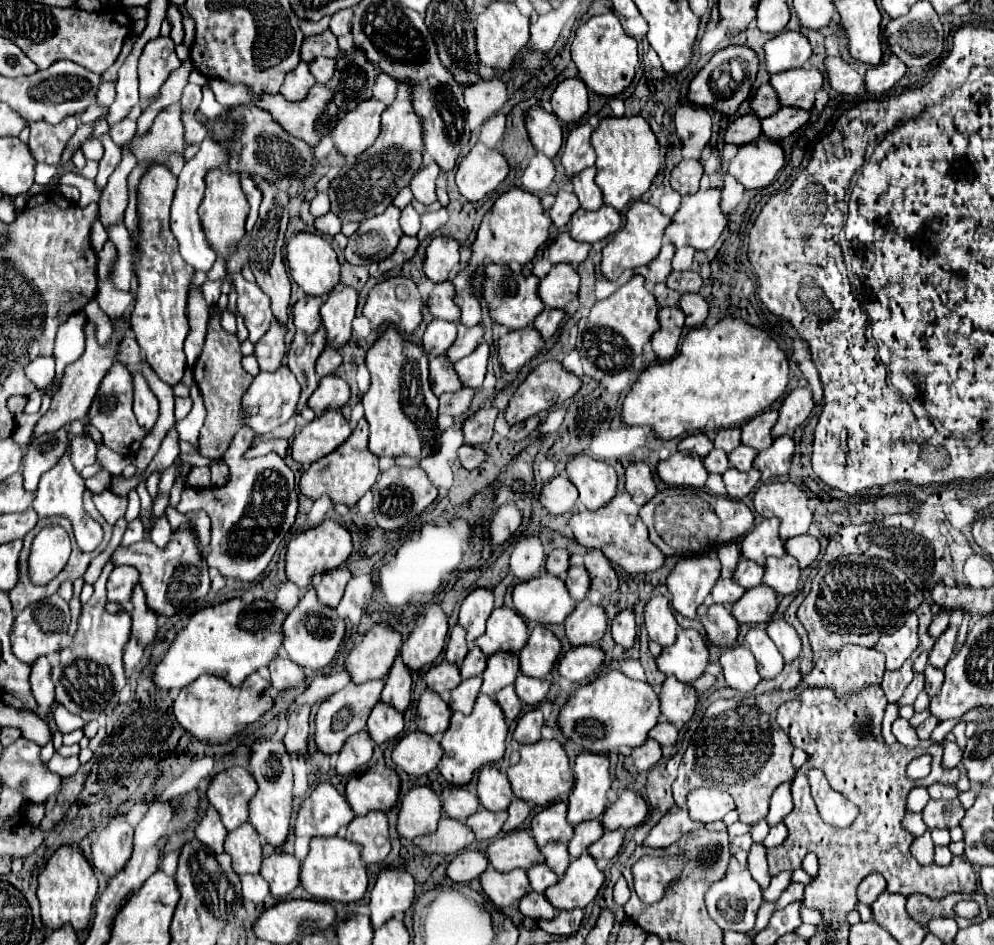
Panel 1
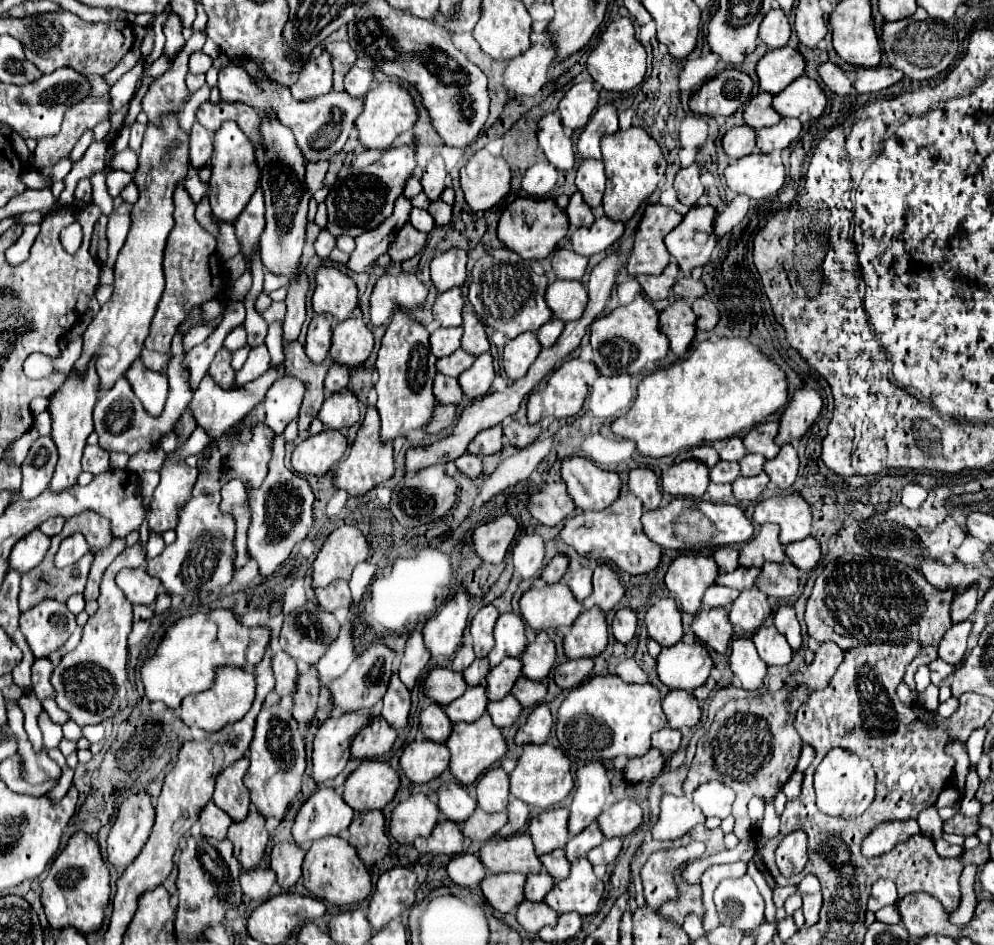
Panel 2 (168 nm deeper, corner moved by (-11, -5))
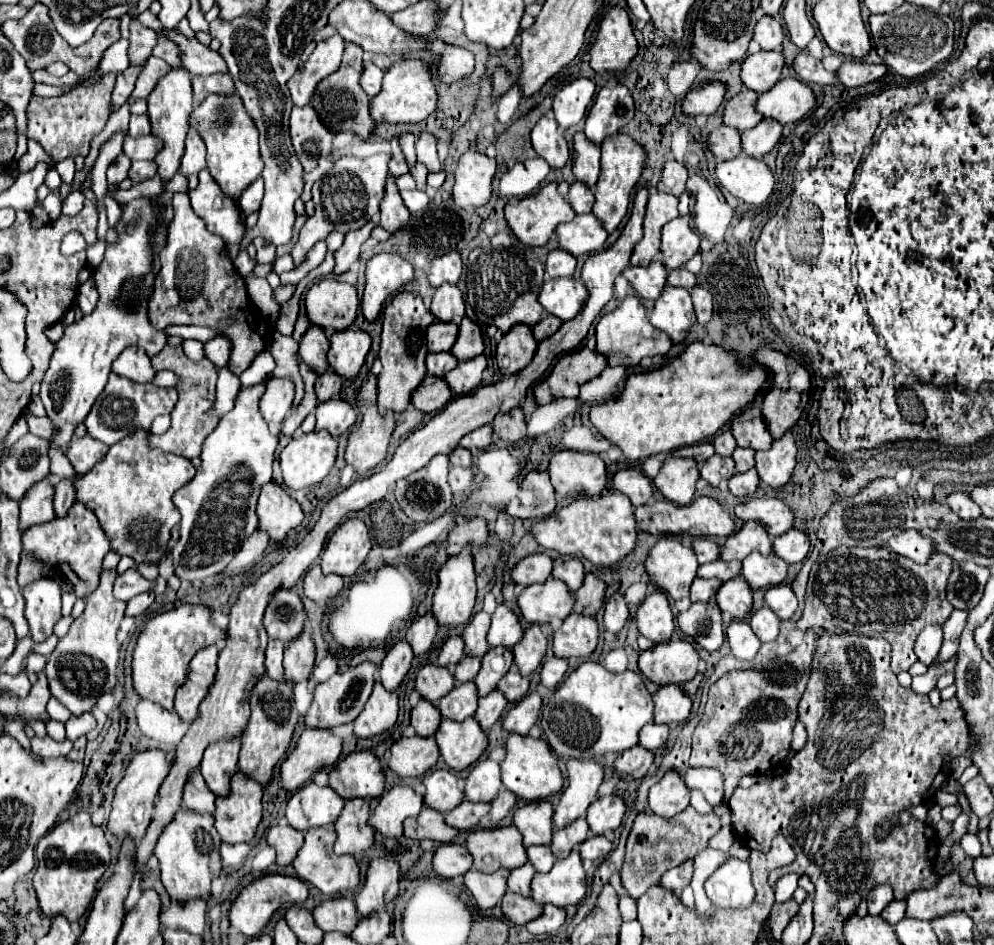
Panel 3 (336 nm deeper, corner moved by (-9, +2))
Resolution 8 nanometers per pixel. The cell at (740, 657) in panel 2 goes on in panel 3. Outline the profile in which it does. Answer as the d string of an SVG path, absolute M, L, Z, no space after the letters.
M734 620L728 626L726 636L728 636L730 650L736 658L740 658L740 660L754 660L756 658L756 654L760 650L760 640L756 638L756 634L752 632L748 622Z

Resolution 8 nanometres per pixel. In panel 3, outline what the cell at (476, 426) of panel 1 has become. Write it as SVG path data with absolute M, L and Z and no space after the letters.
M480 426L480 430L474 430L470 434L466 434L462 440L460 440L460 446L462 448L468 448L468 450L484 450L492 444L492 426Z

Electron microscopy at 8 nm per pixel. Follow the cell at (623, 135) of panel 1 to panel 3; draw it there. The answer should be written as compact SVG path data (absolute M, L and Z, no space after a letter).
M614 134L602 142L602 170L600 170L600 178L596 182L596 188L594 188L596 202L594 202L592 212L596 216L600 216L600 220L604 222L604 228L608 232L614 232L616 226L626 216L630 192L634 190L634 186L638 184L638 180L642 176L644 162L646 162L644 146L638 144L634 138L630 138L628 134Z

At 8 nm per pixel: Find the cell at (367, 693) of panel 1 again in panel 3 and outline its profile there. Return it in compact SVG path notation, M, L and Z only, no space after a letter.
M306 728L294 752L282 764L280 782L288 792L296 792L318 770L334 766L342 754L342 738L334 730Z

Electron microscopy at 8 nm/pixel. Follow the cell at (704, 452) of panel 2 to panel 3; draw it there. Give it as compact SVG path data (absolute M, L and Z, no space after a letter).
M700 442L696 446L686 446L686 448L678 450L678 456L680 454L682 456L688 456L688 458L694 458L698 464L704 464L710 456L716 454L716 450L714 450L714 444L712 442Z

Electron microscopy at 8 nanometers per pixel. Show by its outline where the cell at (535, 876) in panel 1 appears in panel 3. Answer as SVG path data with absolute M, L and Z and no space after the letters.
M530 862L524 864L524 866L520 866L520 868L516 868L516 870L512 870L512 874L508 878L508 890L516 892L520 896L526 896L526 898L532 896L530 884L532 884L534 874L536 874L536 870L534 870L534 866Z

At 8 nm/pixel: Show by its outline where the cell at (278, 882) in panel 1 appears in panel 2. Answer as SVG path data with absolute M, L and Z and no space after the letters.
M278 843L270 851L270 867L276 871L278 885L290 891L302 875L304 849L298 843Z

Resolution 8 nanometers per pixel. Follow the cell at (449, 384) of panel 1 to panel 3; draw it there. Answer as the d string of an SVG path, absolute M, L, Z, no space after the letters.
M426 376L424 382L418 386L418 390L412 396L412 404L418 410L424 412L434 412L444 408L452 398L450 386L444 382L444 378L436 378L436 376Z

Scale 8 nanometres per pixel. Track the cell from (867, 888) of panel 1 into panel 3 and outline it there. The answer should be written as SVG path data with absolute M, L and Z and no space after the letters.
M878 884L874 886L868 896L866 896L866 902L868 902L868 912L872 916L878 916L882 912L882 908L894 898L892 894L892 886L890 884Z

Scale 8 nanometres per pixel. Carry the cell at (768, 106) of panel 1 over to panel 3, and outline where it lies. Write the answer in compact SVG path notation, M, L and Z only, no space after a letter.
M742 90L738 96L730 98L724 108L724 124L736 126L740 132L754 128L762 122L762 114L756 112L758 94L752 90Z

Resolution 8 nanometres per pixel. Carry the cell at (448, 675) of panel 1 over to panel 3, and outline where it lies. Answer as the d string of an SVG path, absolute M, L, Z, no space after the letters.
M426 664L420 668L416 676L416 690L422 694L422 698L430 702L438 702L442 696L446 696L456 686L454 674L436 664Z

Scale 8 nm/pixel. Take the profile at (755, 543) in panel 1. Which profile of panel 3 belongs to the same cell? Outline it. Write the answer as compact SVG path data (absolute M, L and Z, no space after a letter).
M750 520L726 540L726 544L722 546L722 560L742 560L754 550L764 556L772 554L772 540L760 522Z

